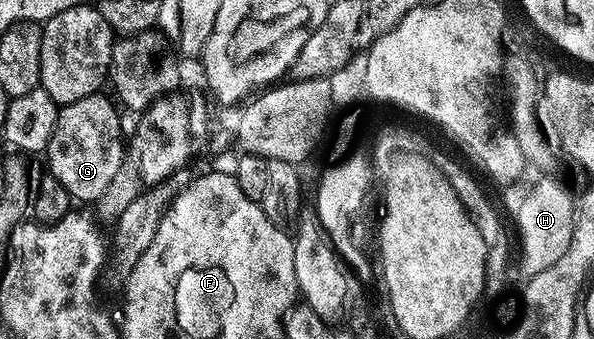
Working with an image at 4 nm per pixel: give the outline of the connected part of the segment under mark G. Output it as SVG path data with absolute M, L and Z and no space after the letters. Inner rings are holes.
M89 95L65 104L58 112L56 129L52 129L52 137L44 152L44 158L50 162L49 174L54 175L56 181L68 189L71 200L77 202L78 199L82 203L101 200L104 189L112 185L112 179L127 158L126 147L122 144L119 108L115 100L107 95Z

